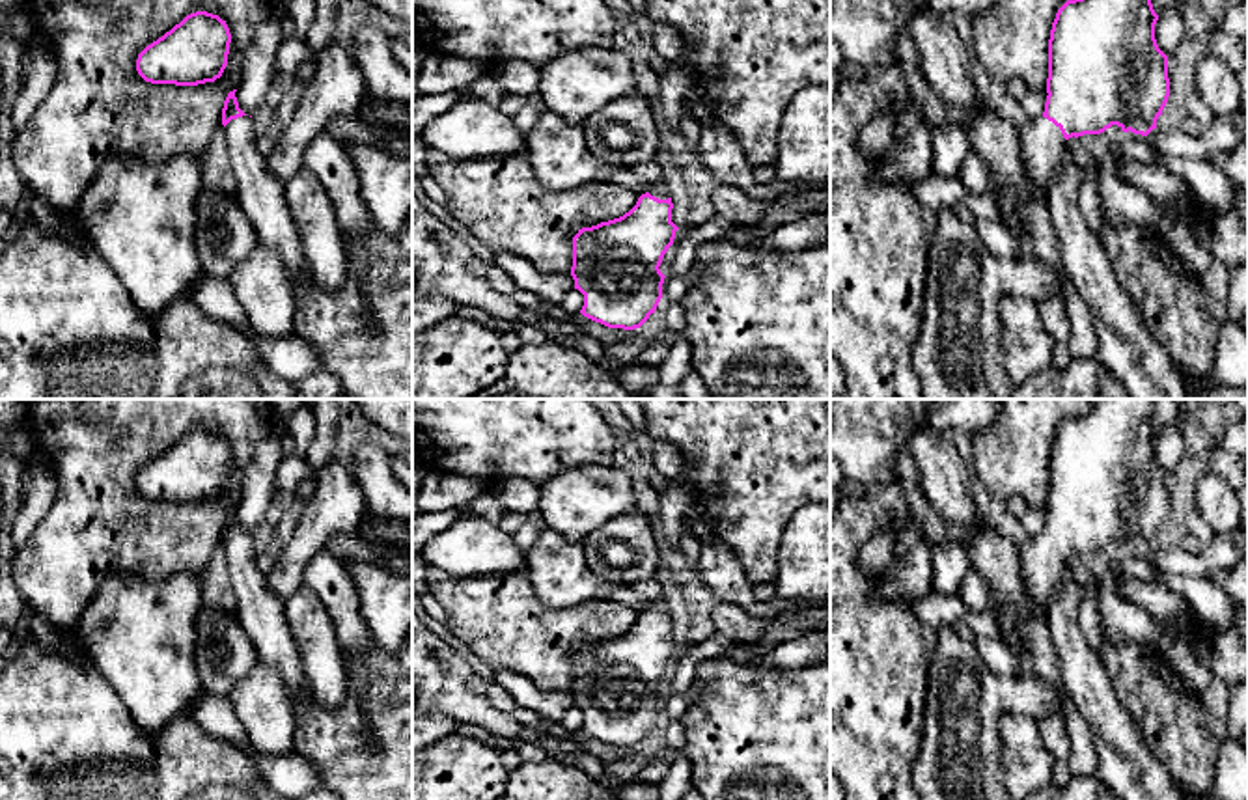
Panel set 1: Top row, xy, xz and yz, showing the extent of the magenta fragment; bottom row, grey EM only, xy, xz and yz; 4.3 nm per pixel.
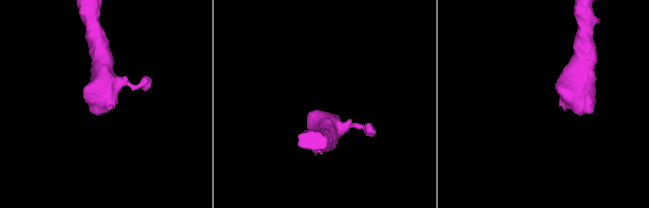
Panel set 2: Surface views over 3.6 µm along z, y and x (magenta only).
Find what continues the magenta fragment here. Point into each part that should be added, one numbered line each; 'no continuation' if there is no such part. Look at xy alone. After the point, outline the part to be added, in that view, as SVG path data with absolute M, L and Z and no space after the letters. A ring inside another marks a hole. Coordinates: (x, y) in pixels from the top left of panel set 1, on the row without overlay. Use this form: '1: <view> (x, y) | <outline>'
1: xy (260, 612) | M250 533L231 537L226 545L228 571L237 597L235 617L250 636L257 658L280 671L297 712L306 701L308 681L289 630L284 604L256 565L256 539Z

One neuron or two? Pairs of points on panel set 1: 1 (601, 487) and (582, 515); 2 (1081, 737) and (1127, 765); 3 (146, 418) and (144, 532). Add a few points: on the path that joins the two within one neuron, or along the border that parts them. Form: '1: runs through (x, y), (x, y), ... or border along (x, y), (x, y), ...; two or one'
1: runs through (594, 495), (582, 508); one
2: border along (1075, 705), (1088, 726), (1094, 744), (1094, 774); two
3: runs through (124, 446), (124, 504); one

